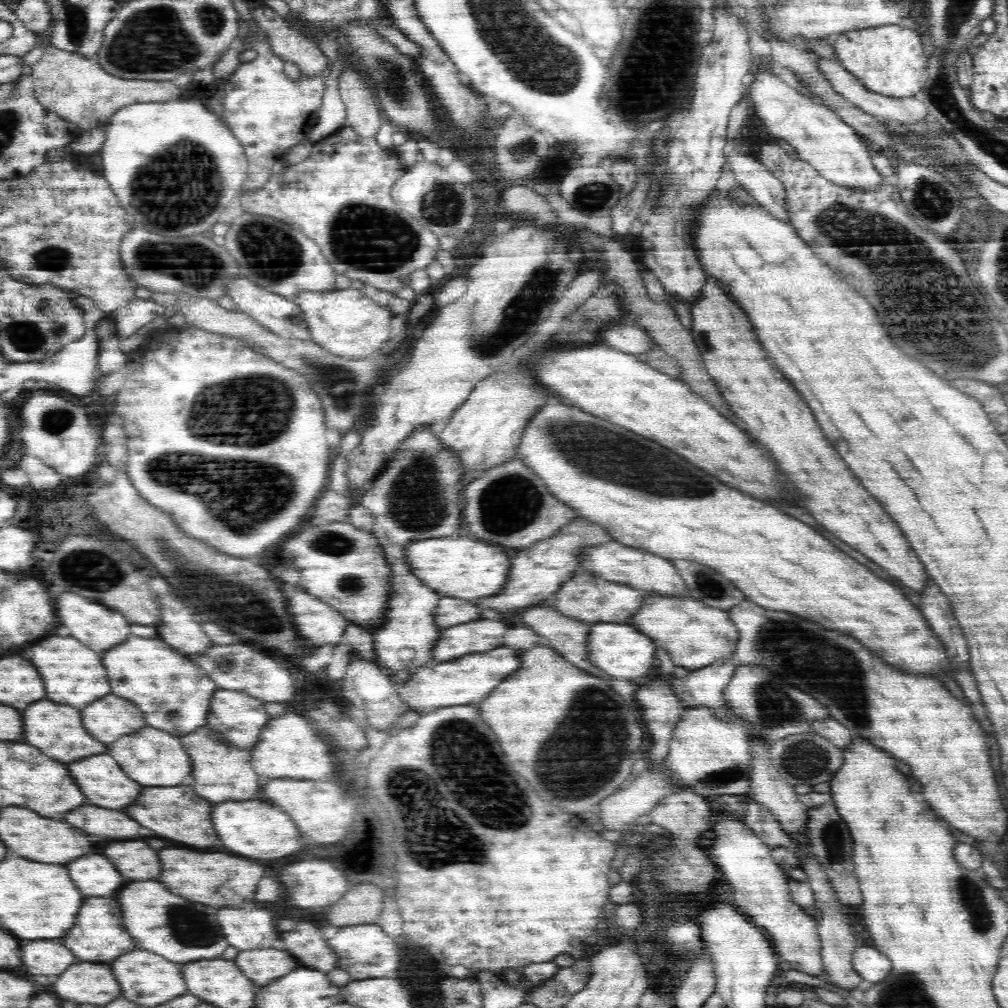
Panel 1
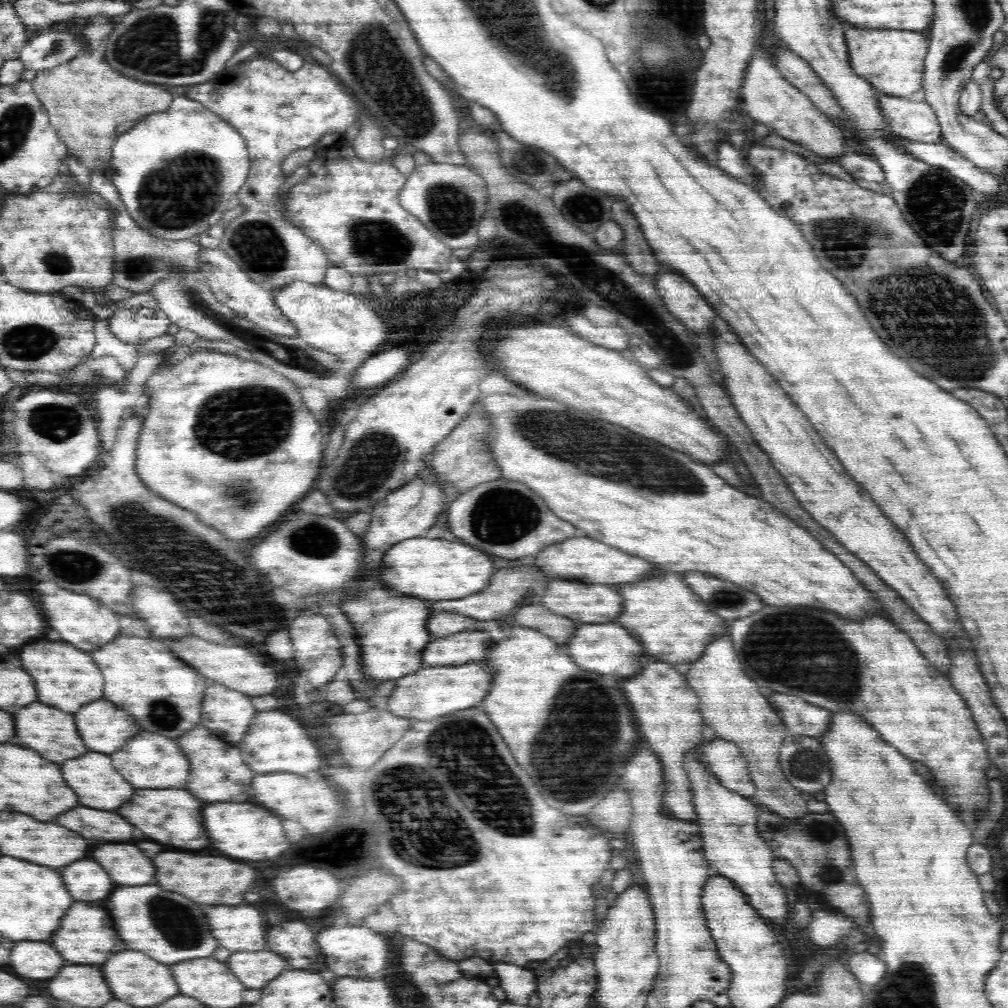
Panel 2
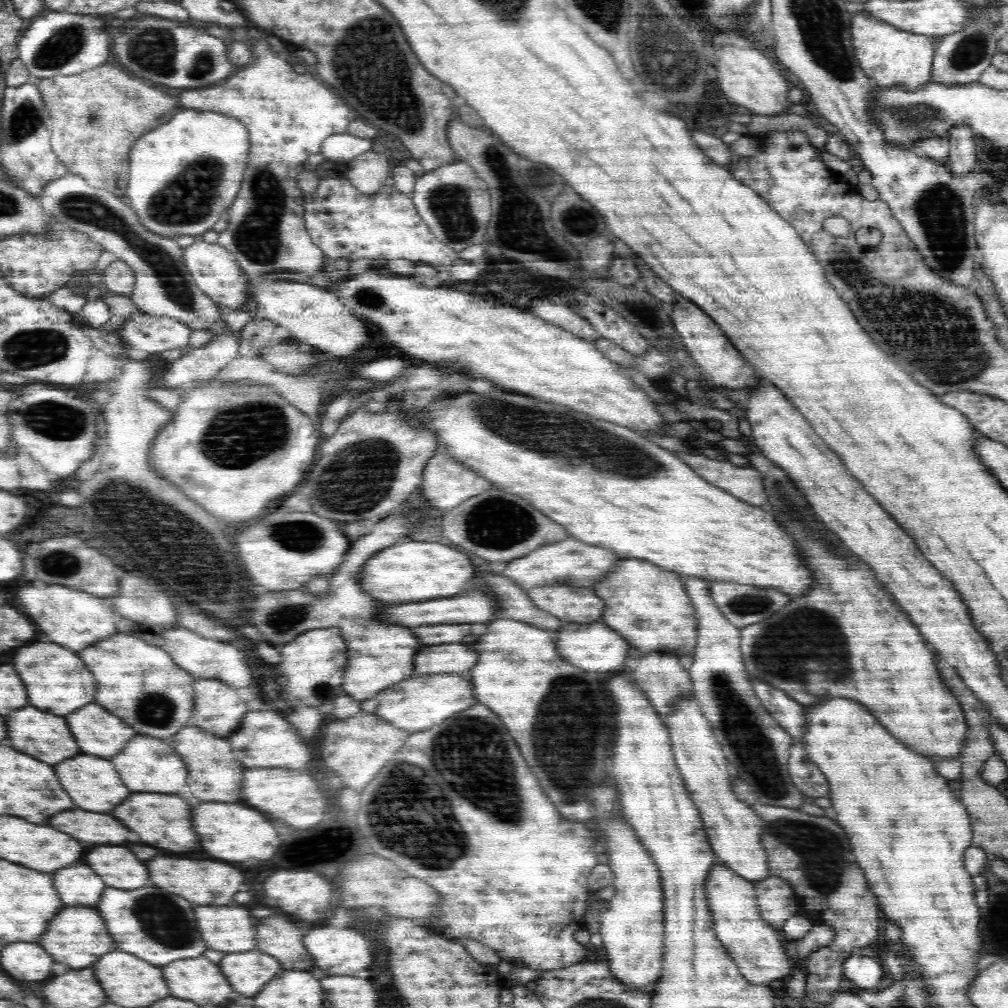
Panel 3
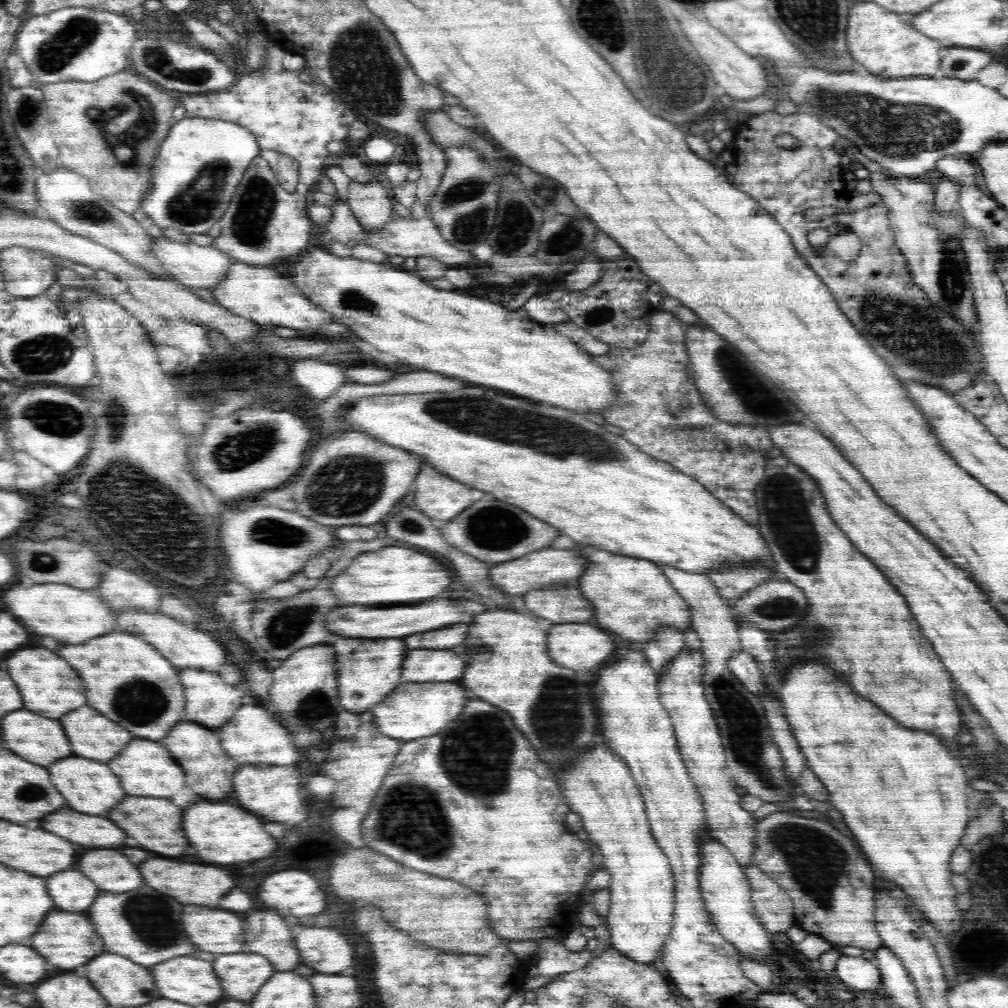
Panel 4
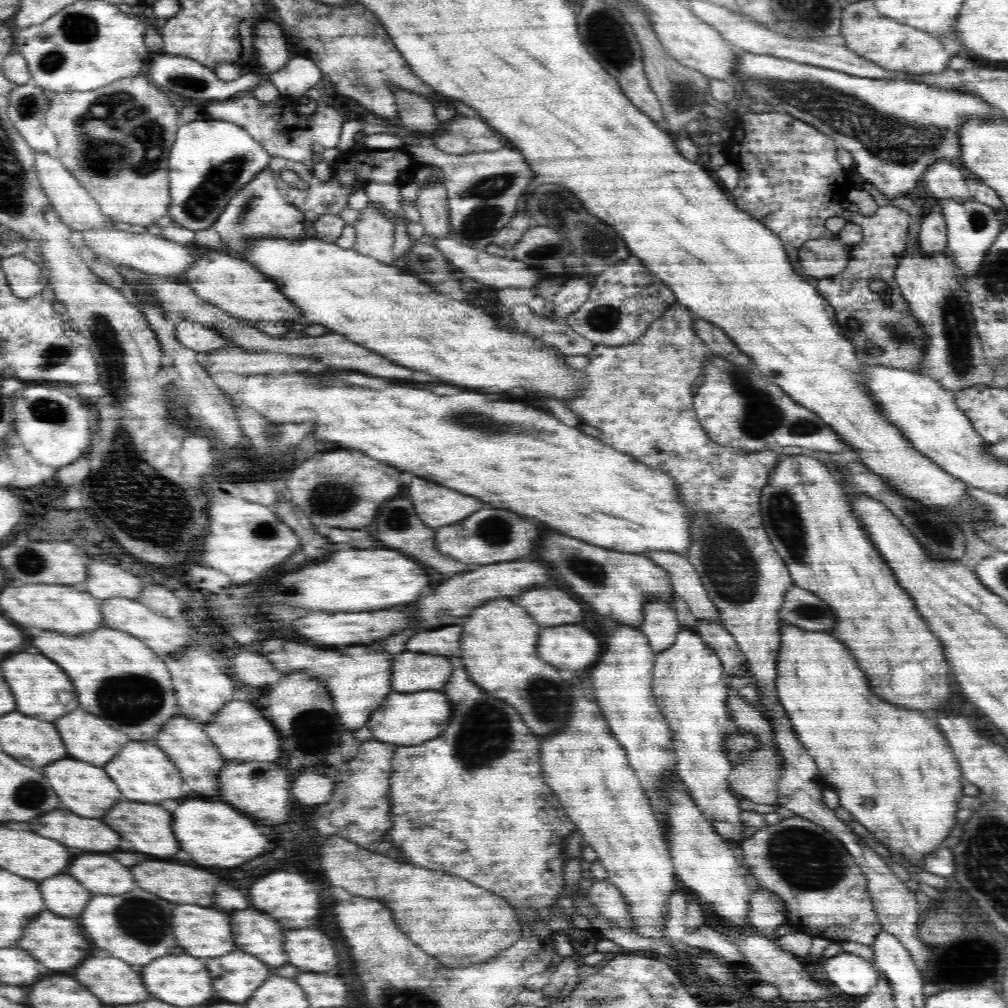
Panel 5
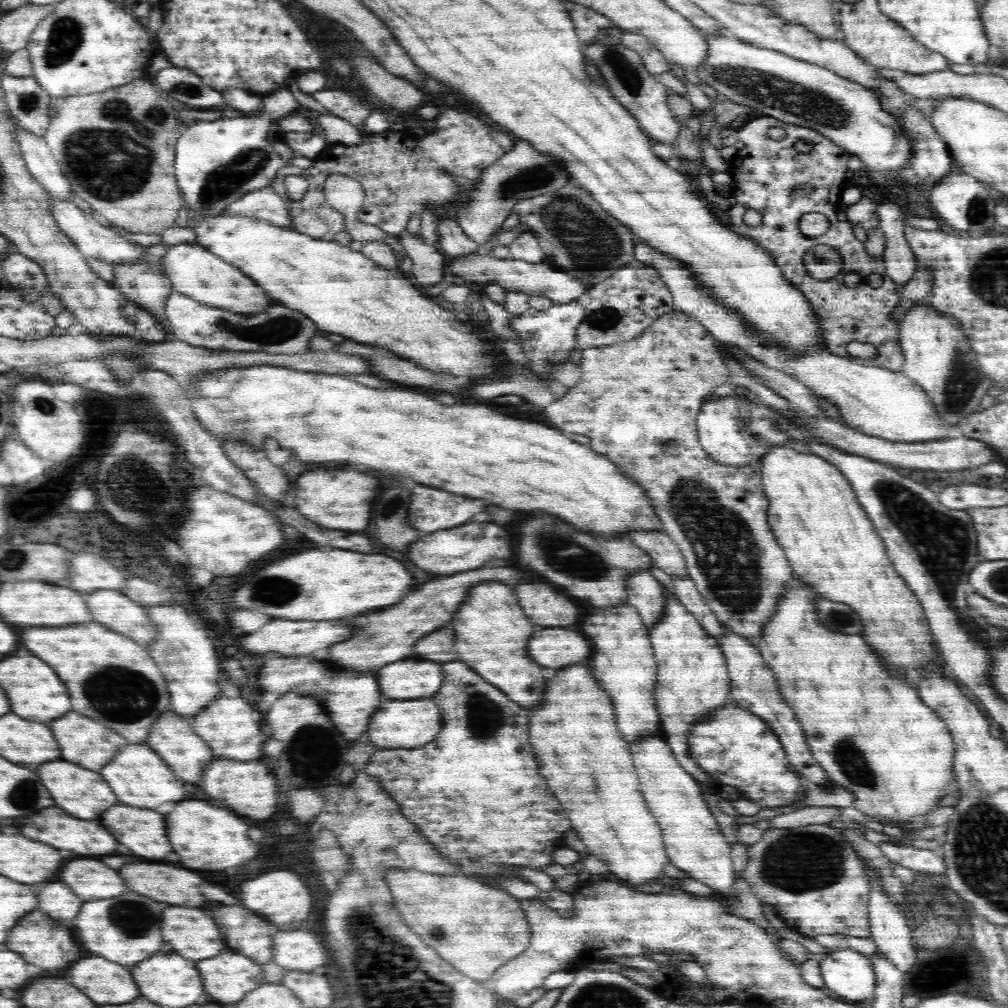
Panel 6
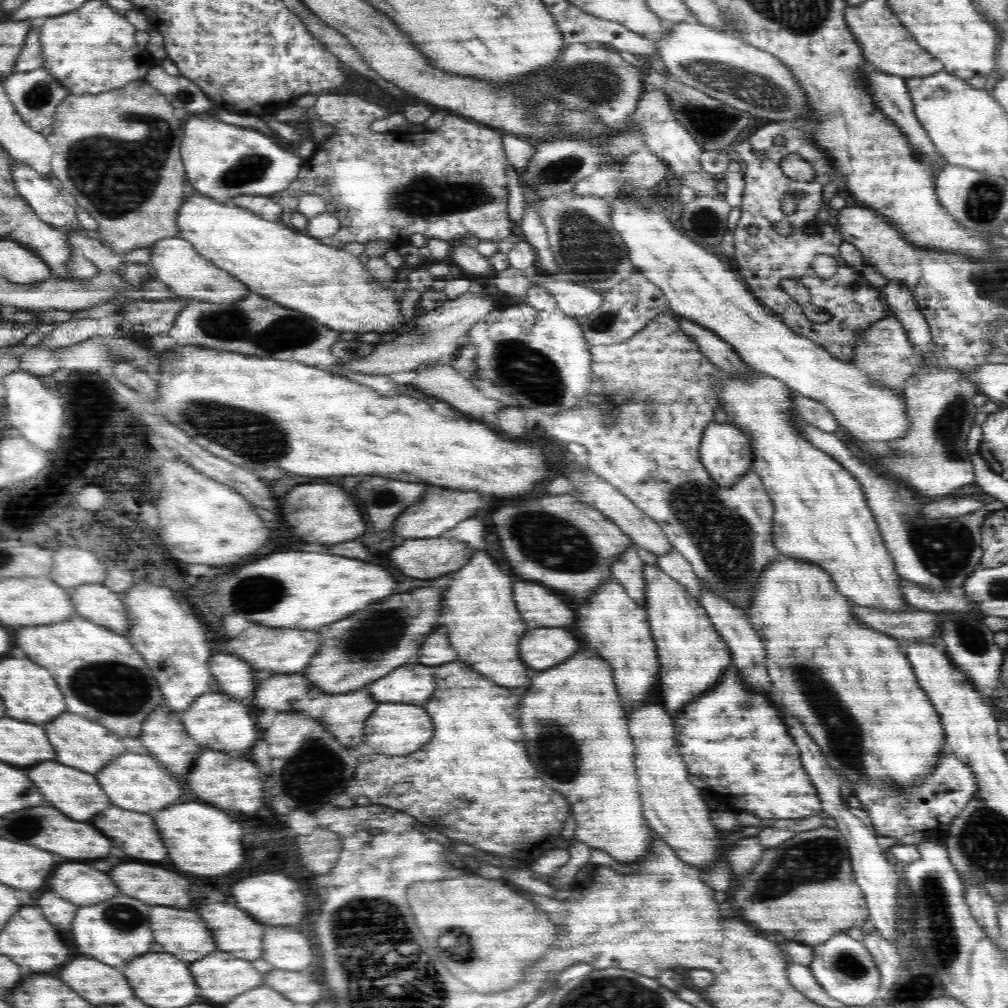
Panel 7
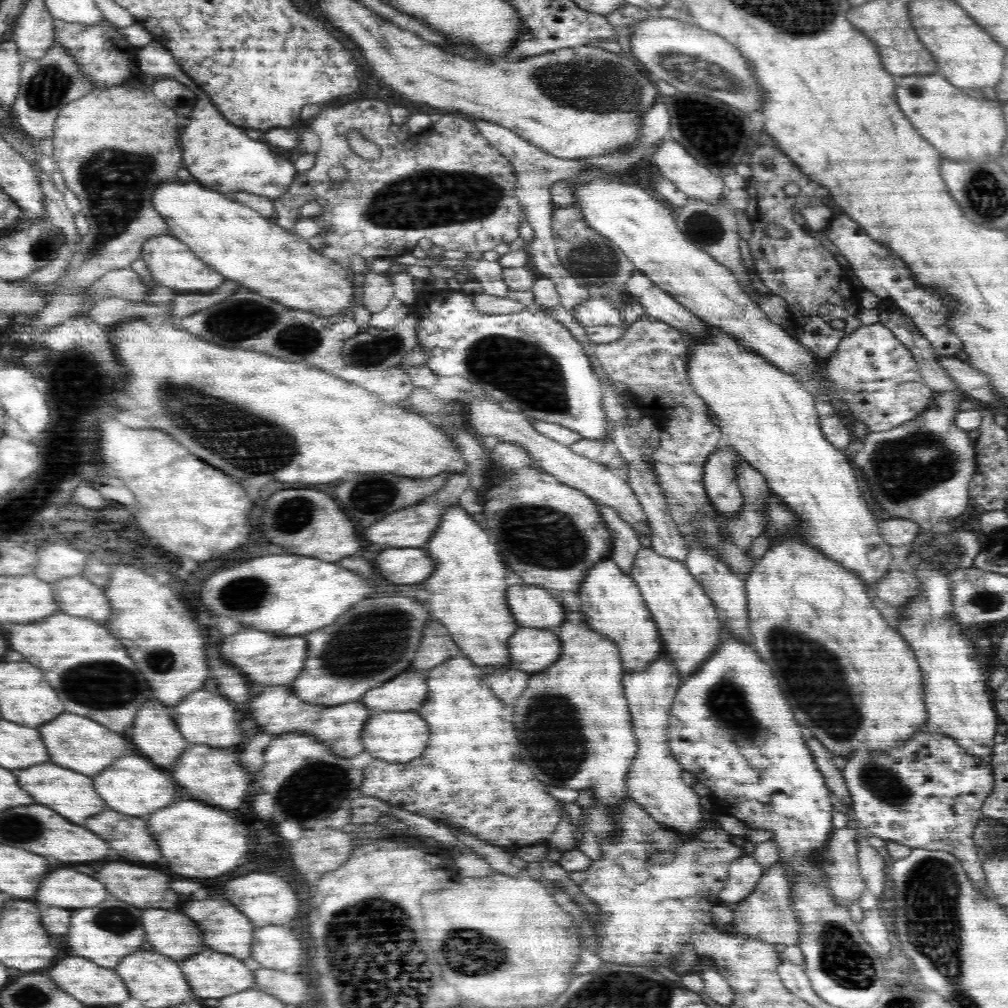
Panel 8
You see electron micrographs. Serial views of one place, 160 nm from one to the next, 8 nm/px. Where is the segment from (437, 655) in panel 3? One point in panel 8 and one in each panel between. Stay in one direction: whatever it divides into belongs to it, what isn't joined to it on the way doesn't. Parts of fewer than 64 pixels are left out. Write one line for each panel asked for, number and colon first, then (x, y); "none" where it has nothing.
4: (419, 666)
5: (411, 672)
6: (408, 679)
7: (411, 683)
8: (409, 690)

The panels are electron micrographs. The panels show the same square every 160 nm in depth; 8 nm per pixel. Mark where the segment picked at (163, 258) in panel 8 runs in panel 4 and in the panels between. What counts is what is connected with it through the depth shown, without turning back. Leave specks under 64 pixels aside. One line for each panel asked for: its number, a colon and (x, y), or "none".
4: (260, 294)
5: (228, 282)
6: (194, 271)
7: (176, 262)

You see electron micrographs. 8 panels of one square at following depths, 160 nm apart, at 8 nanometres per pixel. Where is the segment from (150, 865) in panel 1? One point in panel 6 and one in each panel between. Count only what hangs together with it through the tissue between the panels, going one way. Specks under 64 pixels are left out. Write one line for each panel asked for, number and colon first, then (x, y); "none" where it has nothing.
2: (126, 865)
3: (119, 868)
4: (108, 869)
5: (101, 874)
6: (89, 878)

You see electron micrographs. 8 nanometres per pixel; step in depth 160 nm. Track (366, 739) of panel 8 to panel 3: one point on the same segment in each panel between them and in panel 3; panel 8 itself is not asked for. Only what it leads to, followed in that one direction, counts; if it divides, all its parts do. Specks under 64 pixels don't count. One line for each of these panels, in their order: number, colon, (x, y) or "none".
3: (419, 702)
4: (410, 711)
5: (406, 719)
6: (398, 724)
7: (399, 729)

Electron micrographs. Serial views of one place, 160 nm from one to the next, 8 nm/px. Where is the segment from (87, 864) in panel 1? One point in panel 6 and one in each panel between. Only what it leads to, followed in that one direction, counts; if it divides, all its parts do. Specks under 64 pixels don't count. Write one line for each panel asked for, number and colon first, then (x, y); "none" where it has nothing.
2: (87, 880)
3: (78, 884)
4: (72, 891)
5: (64, 896)
6: (57, 900)

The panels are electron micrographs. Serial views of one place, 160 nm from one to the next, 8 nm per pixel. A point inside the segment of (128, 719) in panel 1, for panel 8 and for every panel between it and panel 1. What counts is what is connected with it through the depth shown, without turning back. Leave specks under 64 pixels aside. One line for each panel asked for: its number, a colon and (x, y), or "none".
2: (105, 727)
3: (100, 733)
4: (92, 735)
5: (89, 738)
6: (82, 740)
7: (80, 743)
8: (75, 742)

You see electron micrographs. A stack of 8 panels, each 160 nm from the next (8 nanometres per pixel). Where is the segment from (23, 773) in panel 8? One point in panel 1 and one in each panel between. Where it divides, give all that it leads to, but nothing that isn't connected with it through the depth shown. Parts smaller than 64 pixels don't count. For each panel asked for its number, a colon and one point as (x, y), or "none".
1: (104, 783)
2: (93, 778)
3: (93, 782)
4: (89, 786)
5: (86, 790)
6: (80, 792)
7: (77, 794)

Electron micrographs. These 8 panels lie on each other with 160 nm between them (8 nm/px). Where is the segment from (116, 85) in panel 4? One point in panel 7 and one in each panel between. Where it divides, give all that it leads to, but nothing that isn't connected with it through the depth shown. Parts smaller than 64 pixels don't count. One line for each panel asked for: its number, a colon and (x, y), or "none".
5: (124, 166)
6: (117, 147)
7: (117, 153)

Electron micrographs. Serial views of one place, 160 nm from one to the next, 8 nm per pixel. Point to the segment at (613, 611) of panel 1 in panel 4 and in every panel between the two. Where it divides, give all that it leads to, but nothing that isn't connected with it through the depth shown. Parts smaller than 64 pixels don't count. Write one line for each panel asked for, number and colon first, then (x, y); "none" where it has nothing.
2: (586, 603)
3: (580, 605)
4: (564, 605)

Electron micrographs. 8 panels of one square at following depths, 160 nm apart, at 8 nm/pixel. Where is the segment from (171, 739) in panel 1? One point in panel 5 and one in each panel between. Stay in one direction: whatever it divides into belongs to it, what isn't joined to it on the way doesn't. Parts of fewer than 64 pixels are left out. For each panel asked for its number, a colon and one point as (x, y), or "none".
2: (148, 761)
3: (146, 765)
4: (146, 768)
5: (144, 771)

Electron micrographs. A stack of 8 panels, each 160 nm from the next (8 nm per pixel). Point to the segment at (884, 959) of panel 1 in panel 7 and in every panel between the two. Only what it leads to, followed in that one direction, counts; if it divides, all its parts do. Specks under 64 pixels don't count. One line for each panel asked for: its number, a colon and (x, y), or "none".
2: (869, 969)
3: (864, 973)
4: (863, 974)
5: (852, 974)
6: (846, 972)
7: (844, 967)

